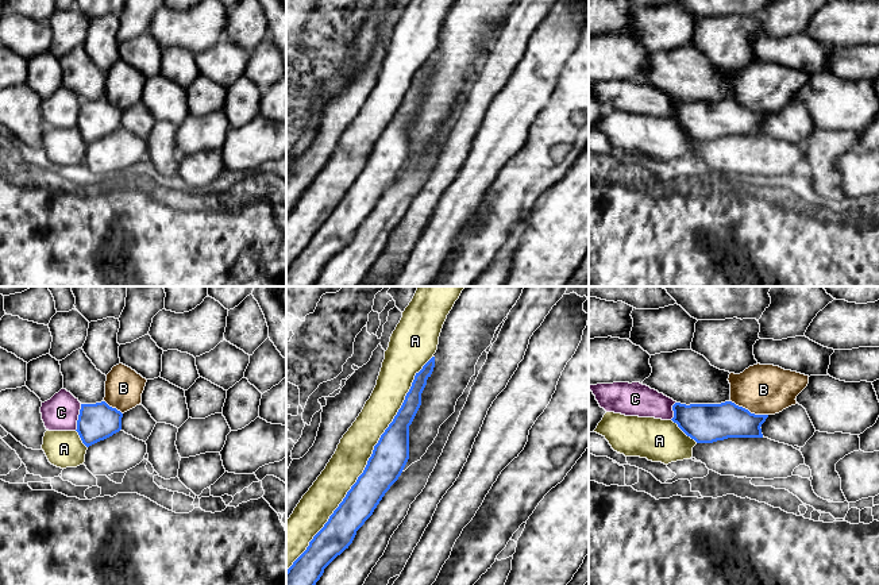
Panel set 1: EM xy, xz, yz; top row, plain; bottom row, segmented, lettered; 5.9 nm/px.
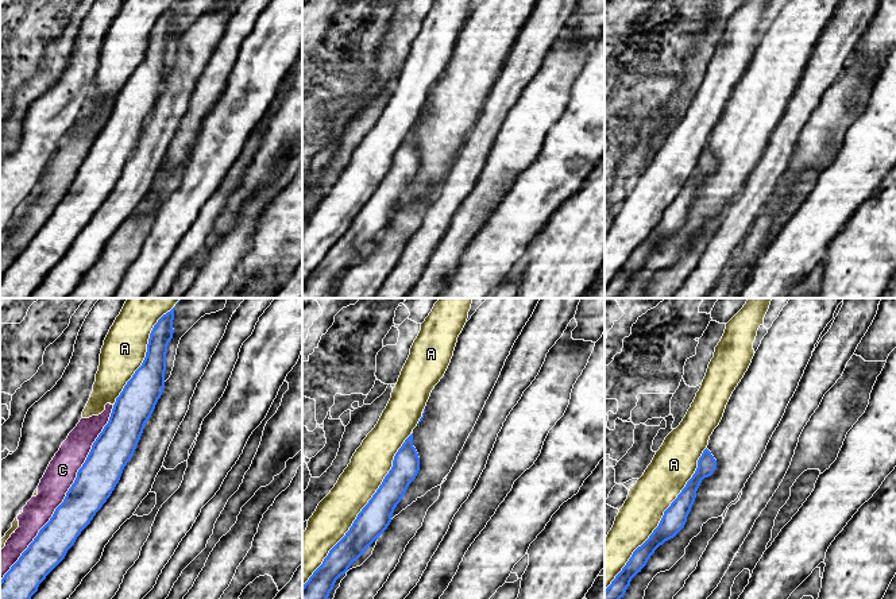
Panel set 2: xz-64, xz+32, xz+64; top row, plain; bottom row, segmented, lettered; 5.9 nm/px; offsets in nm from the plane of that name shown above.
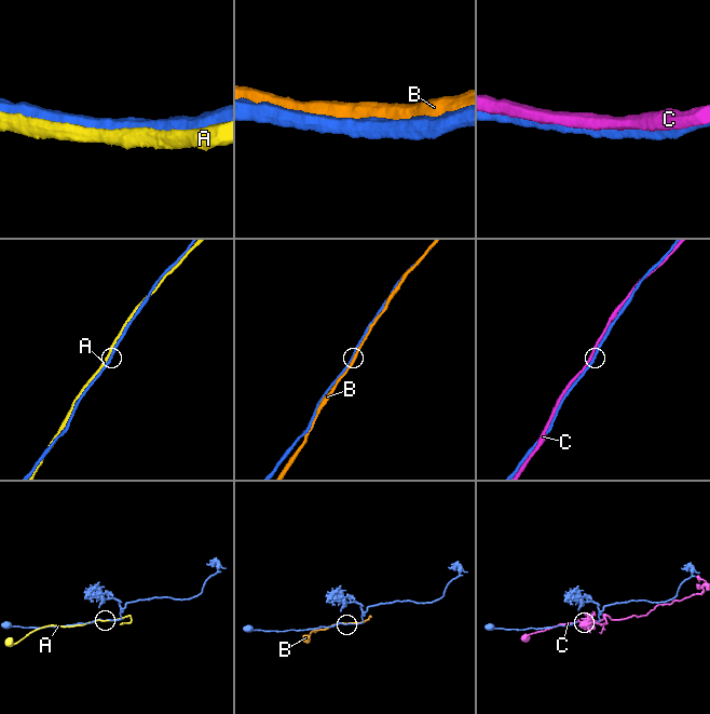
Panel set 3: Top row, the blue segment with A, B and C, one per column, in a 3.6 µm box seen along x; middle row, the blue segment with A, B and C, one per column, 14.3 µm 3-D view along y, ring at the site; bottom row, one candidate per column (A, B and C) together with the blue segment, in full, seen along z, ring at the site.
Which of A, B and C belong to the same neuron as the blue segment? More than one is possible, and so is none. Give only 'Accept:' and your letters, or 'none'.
Accept: none

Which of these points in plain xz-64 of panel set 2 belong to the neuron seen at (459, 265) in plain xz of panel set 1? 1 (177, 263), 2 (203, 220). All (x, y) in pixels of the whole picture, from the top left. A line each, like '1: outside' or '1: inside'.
1: outside
2: outside

